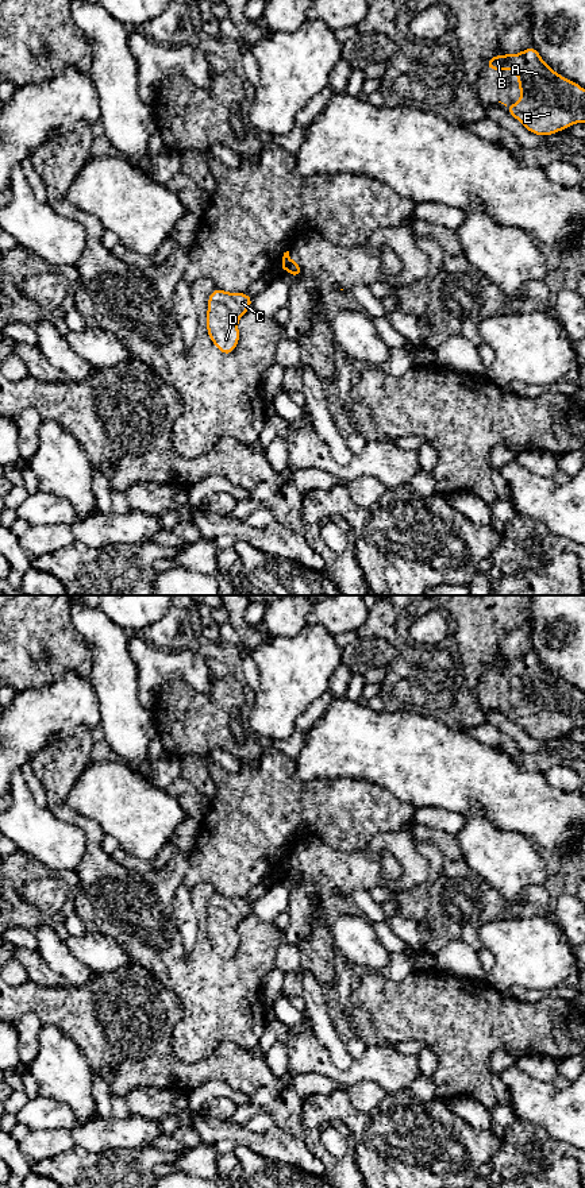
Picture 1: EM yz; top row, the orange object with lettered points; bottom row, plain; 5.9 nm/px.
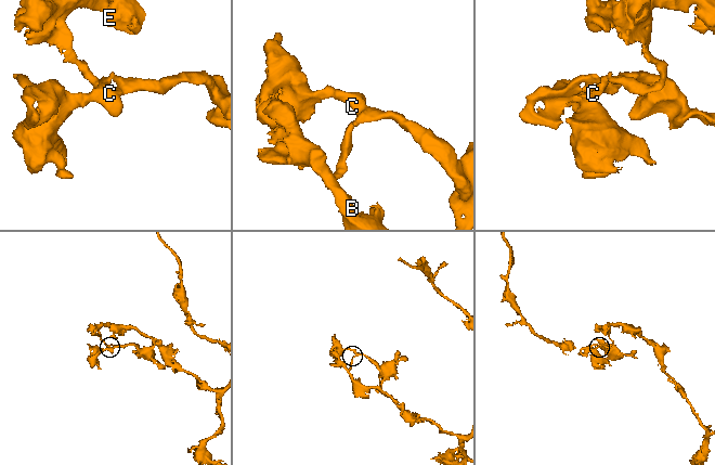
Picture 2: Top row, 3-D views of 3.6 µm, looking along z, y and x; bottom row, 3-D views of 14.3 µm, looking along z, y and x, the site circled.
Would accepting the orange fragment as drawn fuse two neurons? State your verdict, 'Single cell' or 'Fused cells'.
Fused cells

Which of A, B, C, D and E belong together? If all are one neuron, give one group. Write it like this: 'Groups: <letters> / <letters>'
Groups: A B E / C D

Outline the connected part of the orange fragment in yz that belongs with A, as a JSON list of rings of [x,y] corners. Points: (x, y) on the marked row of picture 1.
[[[534,46],[515,55],[494,55],[488,59],[485,69],[494,69],[497,72],[507,69],[520,70],[512,78],[519,81],[522,100],[509,107],[504,105],[508,113],[516,117],[530,132],[546,136],[559,130],[567,130],[573,123],[585,123],[585,89],[557,74],[543,62]]]

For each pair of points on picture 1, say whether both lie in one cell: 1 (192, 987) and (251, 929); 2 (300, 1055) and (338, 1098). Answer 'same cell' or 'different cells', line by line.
1: same cell
2: different cells

